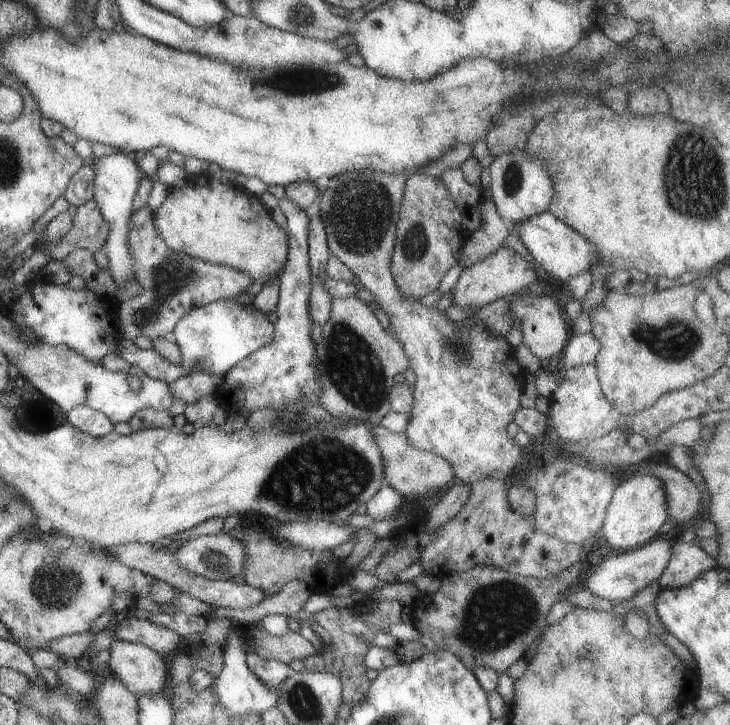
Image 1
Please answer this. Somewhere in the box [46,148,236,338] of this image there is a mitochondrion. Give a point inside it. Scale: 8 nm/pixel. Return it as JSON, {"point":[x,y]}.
{"point":[172,276]}

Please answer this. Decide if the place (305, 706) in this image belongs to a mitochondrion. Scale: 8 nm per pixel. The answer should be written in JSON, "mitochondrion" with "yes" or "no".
{"mitochondrion":"yes"}

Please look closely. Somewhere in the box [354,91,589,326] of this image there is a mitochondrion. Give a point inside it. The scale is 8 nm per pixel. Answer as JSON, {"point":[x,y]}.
{"point":[414,241]}

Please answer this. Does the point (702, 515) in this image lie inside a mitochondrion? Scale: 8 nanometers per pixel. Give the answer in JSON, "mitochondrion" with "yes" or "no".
{"mitochondrion":"no"}

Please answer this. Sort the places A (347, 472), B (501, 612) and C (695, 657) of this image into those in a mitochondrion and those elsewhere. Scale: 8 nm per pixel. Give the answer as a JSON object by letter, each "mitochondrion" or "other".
{"A":"mitochondrion","B":"mitochondrion","C":"other"}

